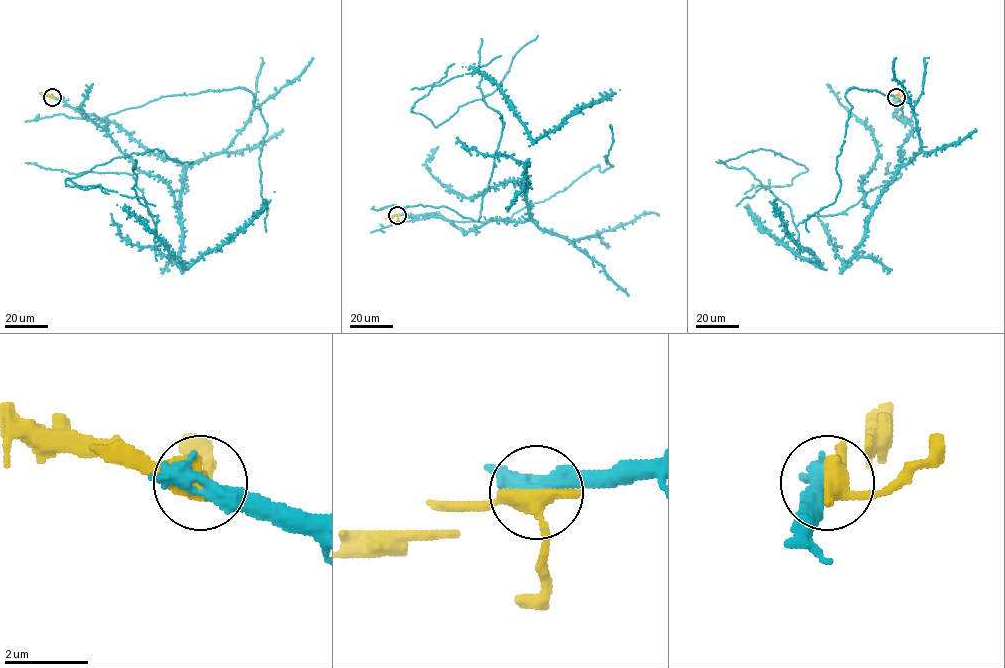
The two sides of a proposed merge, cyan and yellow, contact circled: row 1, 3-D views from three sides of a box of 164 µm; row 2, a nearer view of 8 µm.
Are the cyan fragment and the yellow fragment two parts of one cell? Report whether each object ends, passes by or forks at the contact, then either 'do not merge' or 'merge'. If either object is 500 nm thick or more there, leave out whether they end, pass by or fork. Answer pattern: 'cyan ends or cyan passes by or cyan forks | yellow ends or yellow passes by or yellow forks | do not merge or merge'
cyan passes by | yellow passes by | merge

